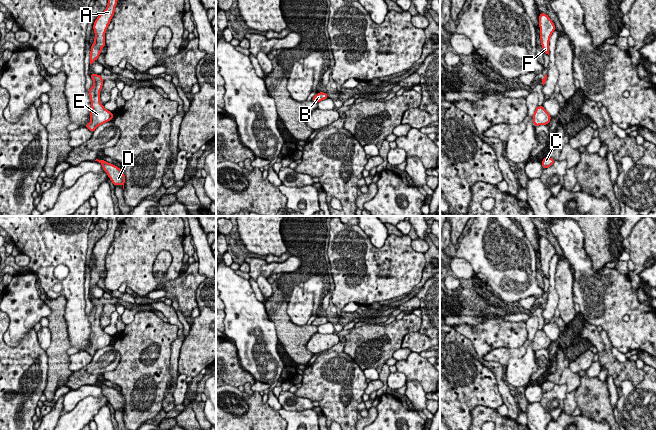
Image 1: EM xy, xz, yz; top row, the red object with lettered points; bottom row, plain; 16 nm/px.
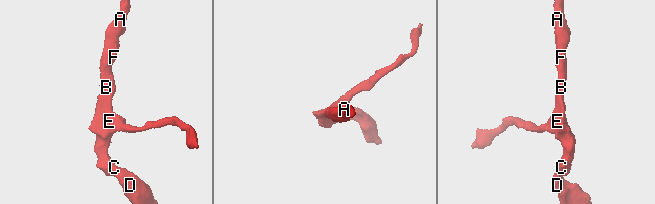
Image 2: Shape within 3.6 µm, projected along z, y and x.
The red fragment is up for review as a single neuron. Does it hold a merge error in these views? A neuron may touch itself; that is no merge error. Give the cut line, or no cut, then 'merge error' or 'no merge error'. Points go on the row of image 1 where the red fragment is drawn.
no cut | no merge error

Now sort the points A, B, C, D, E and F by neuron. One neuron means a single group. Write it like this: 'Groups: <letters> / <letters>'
Groups: A B C D E F

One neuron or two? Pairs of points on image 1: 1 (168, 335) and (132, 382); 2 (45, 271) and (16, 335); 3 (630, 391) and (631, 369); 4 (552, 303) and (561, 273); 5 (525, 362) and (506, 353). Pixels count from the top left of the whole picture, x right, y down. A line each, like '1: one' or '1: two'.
1: one
2: two
3: two
4: two
5: two

